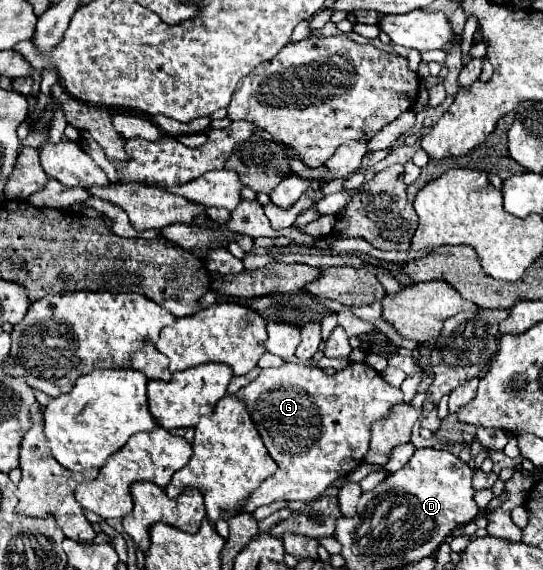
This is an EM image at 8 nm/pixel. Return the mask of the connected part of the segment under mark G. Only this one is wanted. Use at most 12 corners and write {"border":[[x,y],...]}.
{"border":[[285,362],[237,394],[279,470],[251,510],[319,498],[403,402],[367,362]]}

